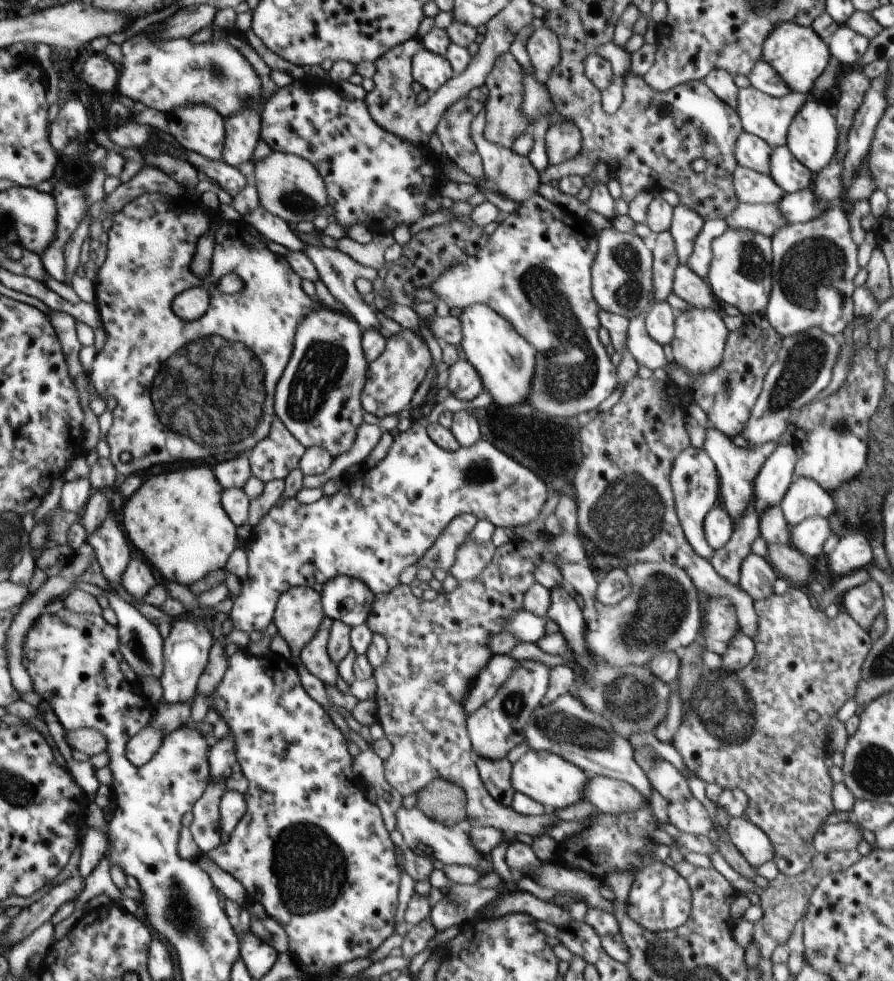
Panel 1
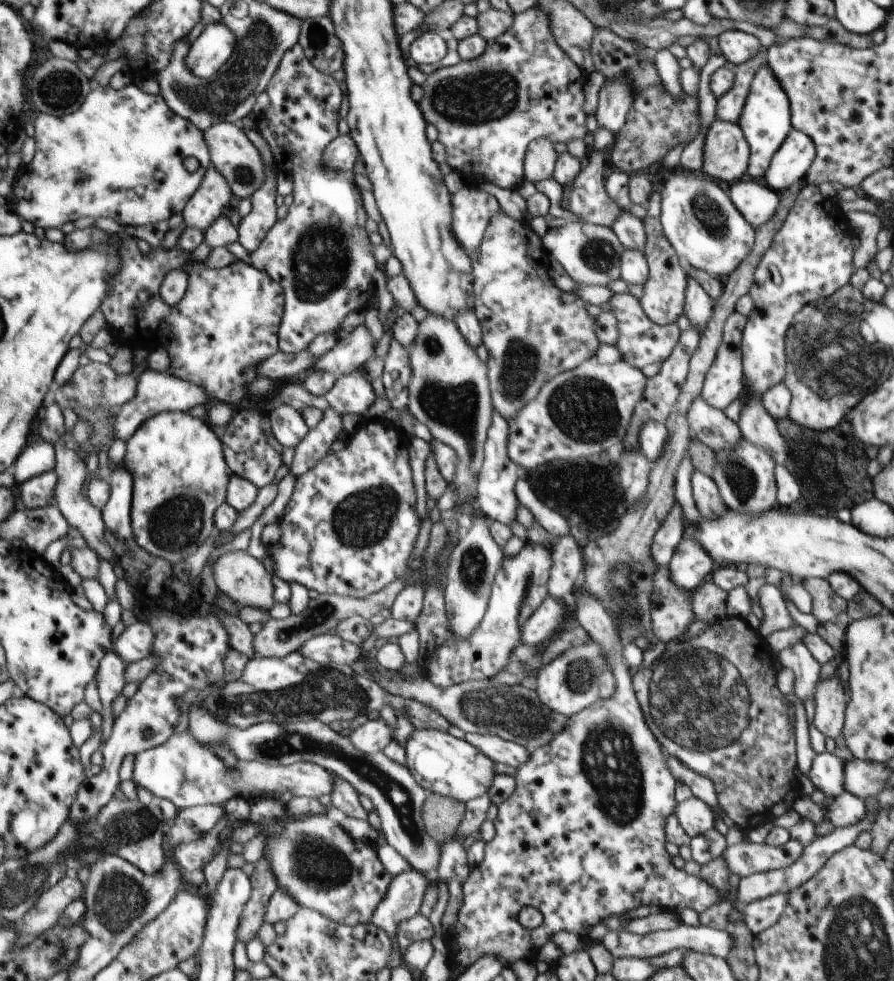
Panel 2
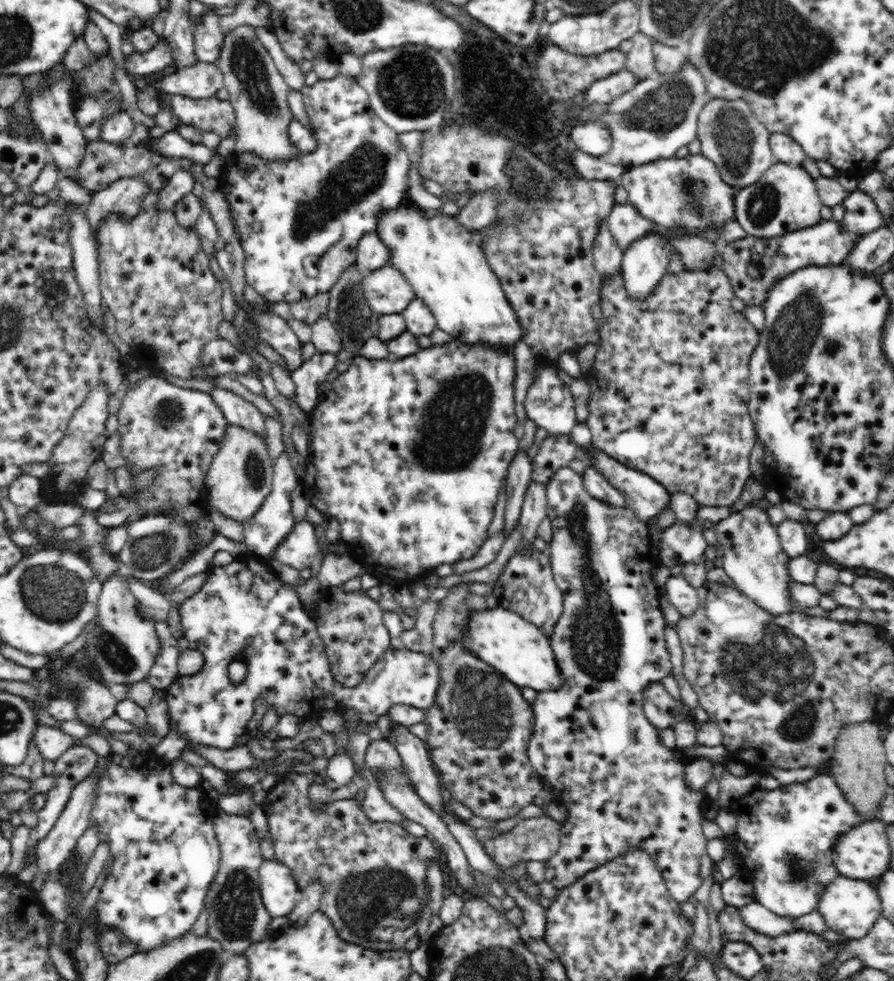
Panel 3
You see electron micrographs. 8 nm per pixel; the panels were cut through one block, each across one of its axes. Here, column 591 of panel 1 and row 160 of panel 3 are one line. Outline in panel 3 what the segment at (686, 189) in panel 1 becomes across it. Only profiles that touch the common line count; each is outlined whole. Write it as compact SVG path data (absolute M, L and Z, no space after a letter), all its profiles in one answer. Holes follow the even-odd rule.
M92 141L86 144L84 156L77 166L77 178L80 185L92 193L104 190L119 178L136 176L142 176L151 186L151 190L161 191L176 172L173 157L152 154L149 149L139 149L136 144L120 146L104 141Z

